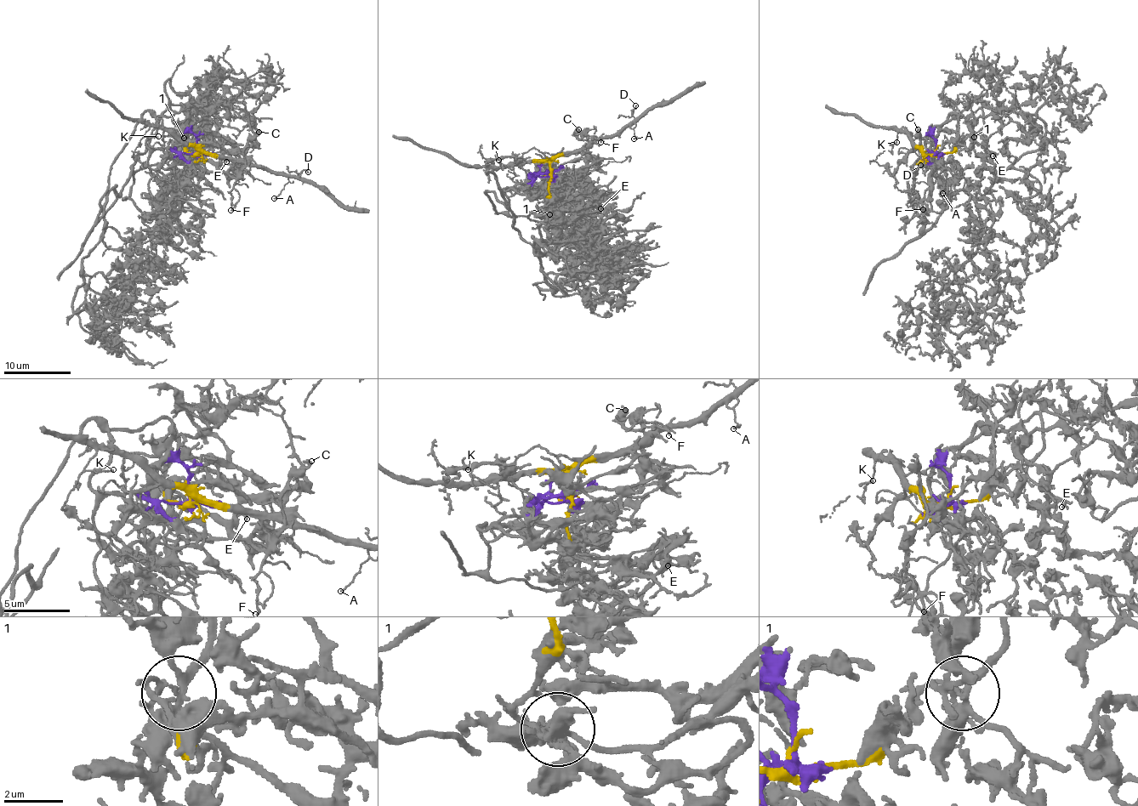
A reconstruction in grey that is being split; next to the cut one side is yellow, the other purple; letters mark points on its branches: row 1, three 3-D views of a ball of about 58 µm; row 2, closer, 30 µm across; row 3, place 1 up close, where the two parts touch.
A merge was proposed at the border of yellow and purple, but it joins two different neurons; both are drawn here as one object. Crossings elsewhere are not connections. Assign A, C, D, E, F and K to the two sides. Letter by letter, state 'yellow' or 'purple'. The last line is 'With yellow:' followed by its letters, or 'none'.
A: yellow
C: yellow
D: yellow
E: purple
F: yellow
K: yellow
With yellow: A, C, D, F, K

